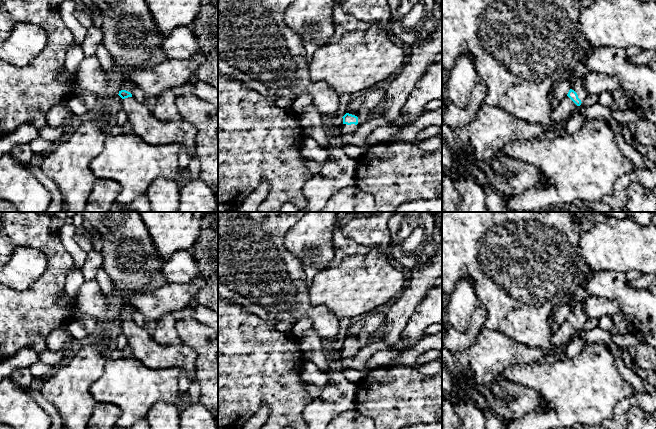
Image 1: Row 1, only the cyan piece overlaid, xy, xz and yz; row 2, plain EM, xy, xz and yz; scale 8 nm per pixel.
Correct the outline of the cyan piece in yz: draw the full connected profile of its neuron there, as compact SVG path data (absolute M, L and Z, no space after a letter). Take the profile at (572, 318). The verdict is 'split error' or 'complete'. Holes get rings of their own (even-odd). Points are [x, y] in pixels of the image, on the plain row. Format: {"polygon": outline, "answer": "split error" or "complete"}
{"polygon": "M581 282L573 294L571 313L559 330L553 333L552 345L548 350L527 347L498 331L490 331L484 325L470 347L451 352L445 347L446 329L442 327L442 363L453 377L462 376L469 383L490 385L509 367L538 362L559 350L566 352L572 337L589 318L585 312L585 302L589 296Z", "answer": "split error"}

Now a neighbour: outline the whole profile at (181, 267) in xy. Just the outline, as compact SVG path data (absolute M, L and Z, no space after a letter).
M180 250L166 260L161 269L166 283L187 283L201 277L192 250Z

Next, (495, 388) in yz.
M494 381L492 384L490 384L489 391L507 404L512 401L512 397L502 389L501 384L498 381Z

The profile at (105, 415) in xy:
M97 403L86 429L113 429L121 413L121 409L111 403Z

